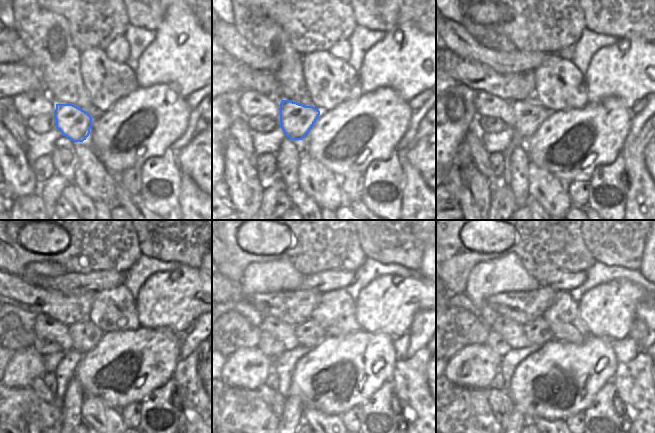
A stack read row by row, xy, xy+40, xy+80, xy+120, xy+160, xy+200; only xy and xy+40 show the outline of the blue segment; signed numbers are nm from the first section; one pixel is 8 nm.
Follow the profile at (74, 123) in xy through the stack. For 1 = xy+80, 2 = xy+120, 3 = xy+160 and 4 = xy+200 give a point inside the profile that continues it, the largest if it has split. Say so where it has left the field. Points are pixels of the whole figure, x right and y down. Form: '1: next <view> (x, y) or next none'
1: next xy+80 (529, 113)
2: next xy+120 (85, 335)
3: next xy+160 (310, 334)
4: next xy+200 (538, 332)

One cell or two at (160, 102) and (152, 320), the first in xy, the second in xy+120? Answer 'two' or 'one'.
two

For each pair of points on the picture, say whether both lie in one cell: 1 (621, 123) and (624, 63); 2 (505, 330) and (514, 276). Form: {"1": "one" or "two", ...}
{"1": "two", "2": "two"}

